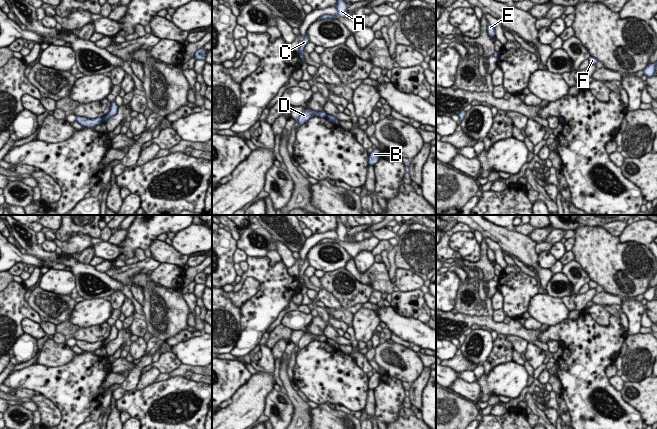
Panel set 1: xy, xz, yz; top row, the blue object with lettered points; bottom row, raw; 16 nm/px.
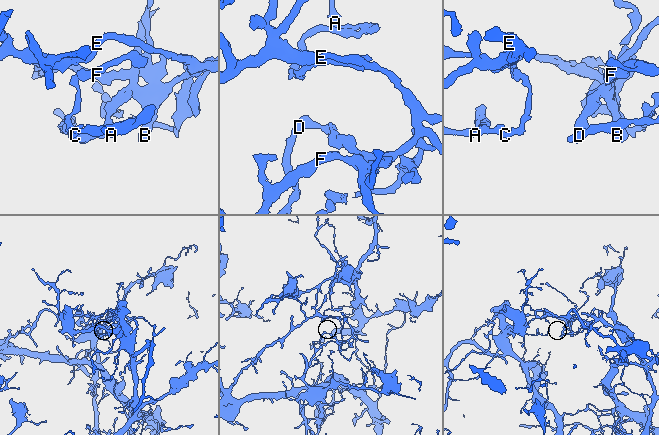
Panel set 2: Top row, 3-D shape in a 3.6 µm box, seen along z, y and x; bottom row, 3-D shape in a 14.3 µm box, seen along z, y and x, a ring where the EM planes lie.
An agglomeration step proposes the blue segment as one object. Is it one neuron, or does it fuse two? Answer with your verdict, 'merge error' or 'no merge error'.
merge error

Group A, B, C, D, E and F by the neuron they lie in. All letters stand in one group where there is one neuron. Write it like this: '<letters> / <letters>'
A C D F / B E

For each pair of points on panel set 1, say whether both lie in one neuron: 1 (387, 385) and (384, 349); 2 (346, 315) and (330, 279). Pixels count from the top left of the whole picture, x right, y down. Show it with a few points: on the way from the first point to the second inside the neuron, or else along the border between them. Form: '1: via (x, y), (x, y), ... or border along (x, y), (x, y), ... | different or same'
1: border along (385, 370), (390, 376), (401, 381) | different
2: border along (342, 306), (347, 309) | different

